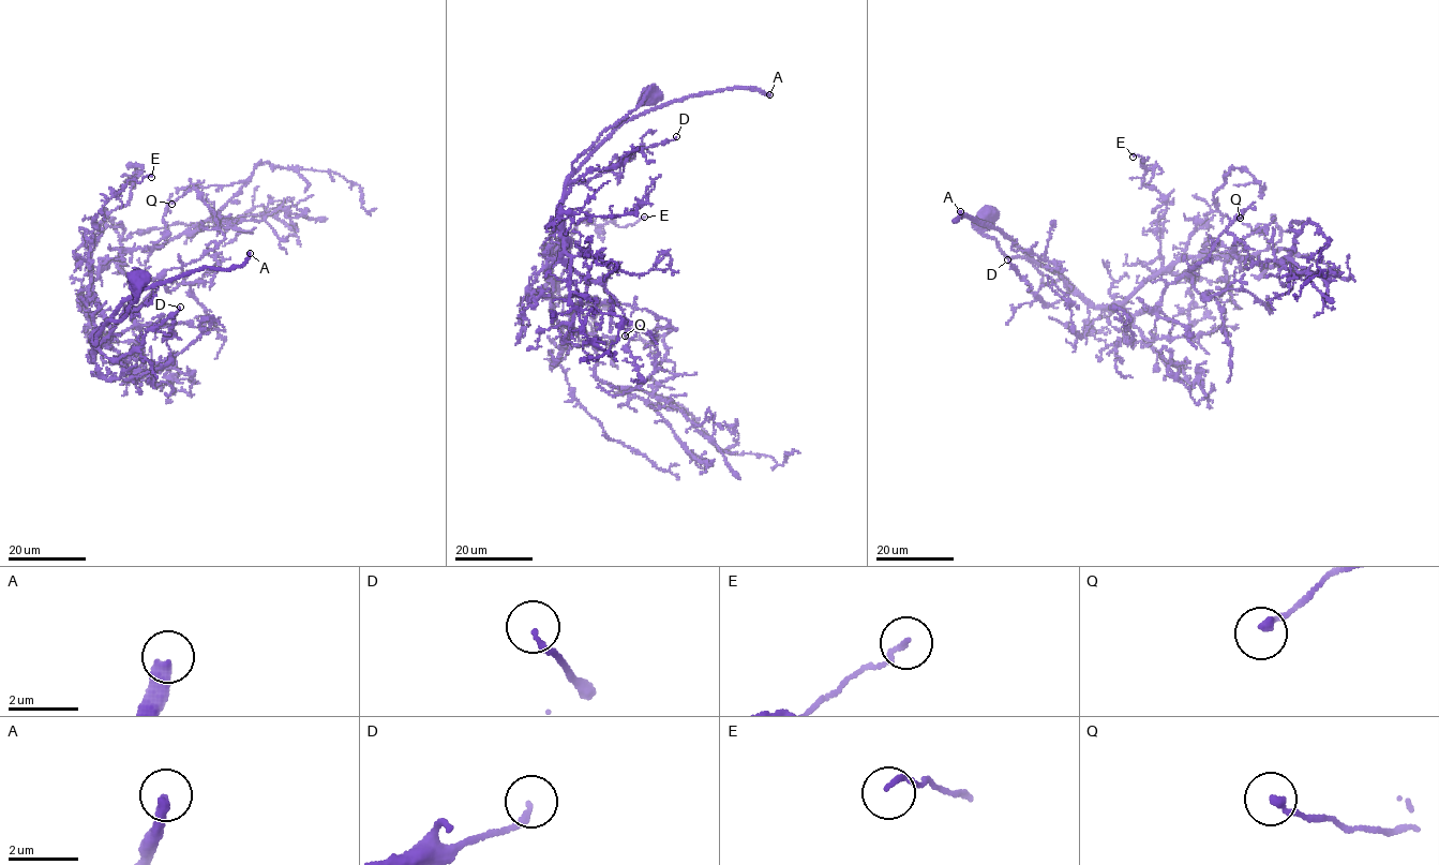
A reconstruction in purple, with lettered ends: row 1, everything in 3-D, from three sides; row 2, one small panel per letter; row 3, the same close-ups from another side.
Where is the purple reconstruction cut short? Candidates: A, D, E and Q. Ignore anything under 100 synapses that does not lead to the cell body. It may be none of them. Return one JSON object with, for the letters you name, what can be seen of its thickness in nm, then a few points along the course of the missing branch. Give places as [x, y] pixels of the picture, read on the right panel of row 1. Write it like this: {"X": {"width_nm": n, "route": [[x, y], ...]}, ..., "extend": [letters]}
{"A": {"width_nm": 360, "route": [[960, 211], [985, 185], [1122, 128], [1342, 175], [1358, 155], [1398, 158]]}, "extend": ["A"]}

